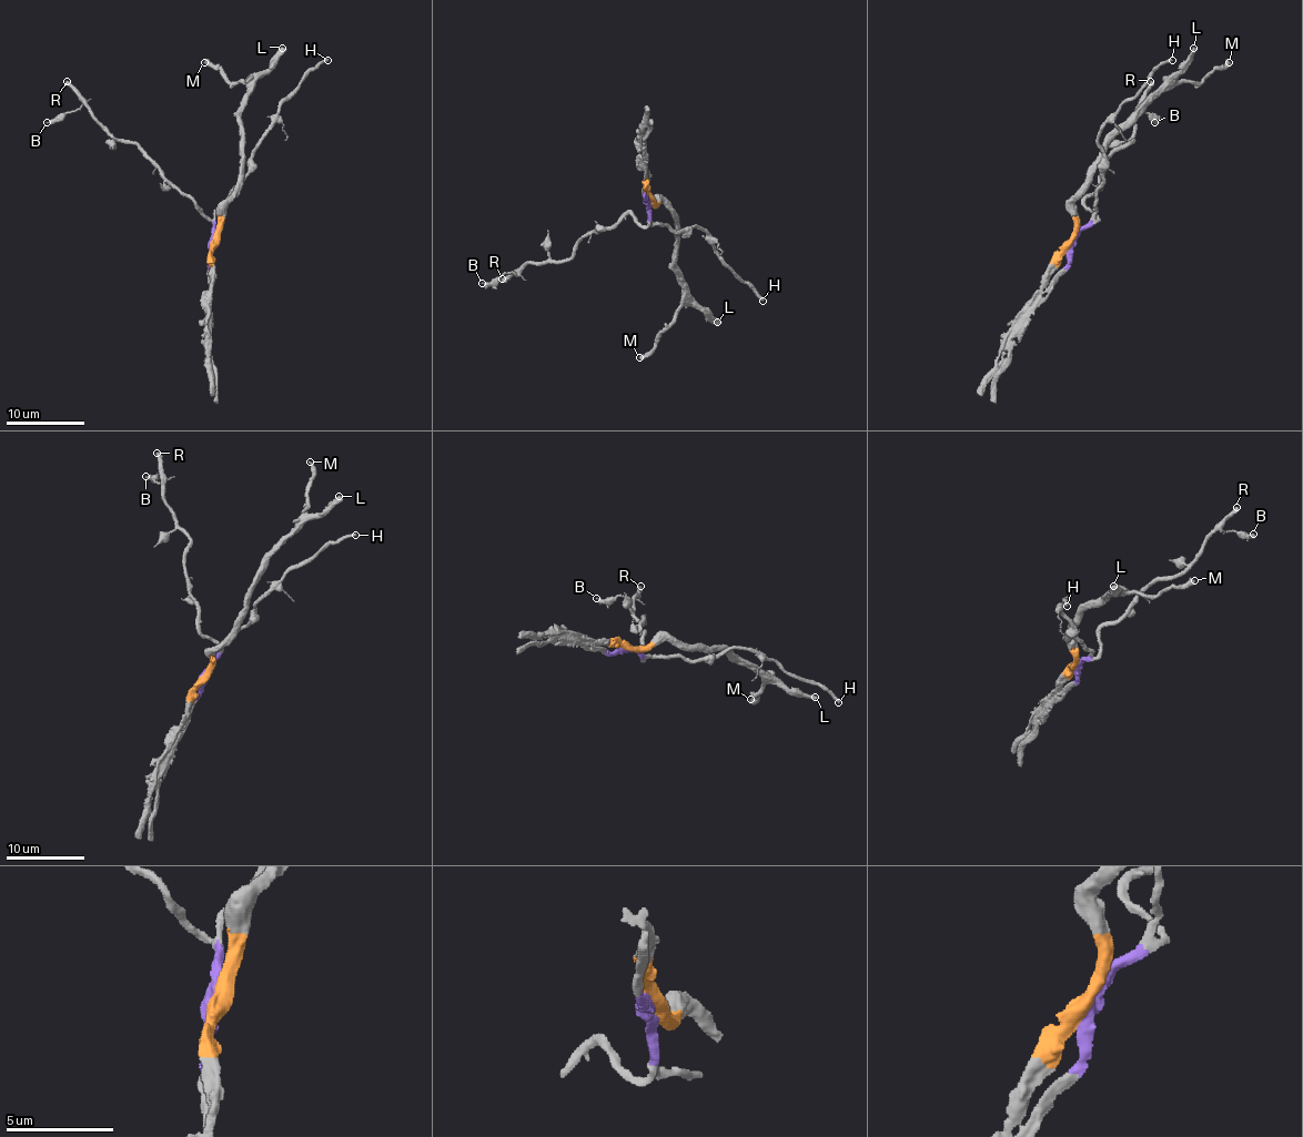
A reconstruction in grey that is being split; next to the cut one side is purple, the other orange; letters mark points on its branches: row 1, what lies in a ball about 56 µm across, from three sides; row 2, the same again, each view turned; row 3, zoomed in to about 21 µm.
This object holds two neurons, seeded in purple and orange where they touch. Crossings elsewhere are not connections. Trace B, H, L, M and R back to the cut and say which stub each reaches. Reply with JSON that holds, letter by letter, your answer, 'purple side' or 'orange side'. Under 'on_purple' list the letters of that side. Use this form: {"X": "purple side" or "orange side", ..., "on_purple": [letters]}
{"B": "purple side", "H": "purple side", "L": "orange side", "M": "orange side", "R": "purple side", "on_purple": ["B", "H", "R"]}

